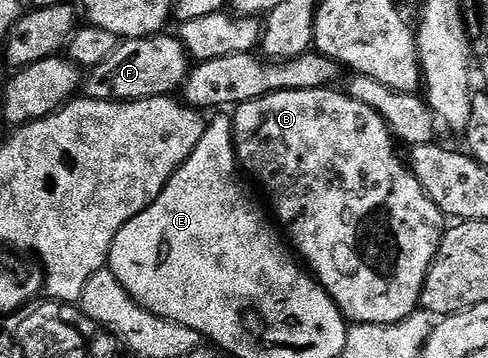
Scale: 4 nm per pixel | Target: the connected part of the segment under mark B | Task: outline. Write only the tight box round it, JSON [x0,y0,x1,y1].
[231,86,445,324]

